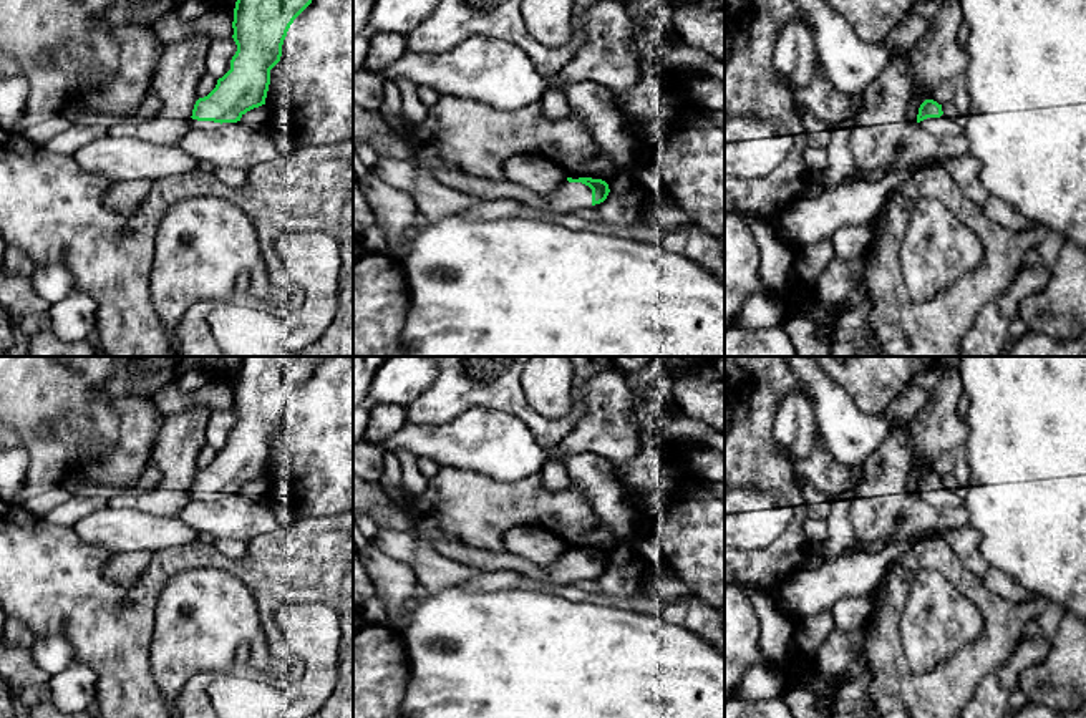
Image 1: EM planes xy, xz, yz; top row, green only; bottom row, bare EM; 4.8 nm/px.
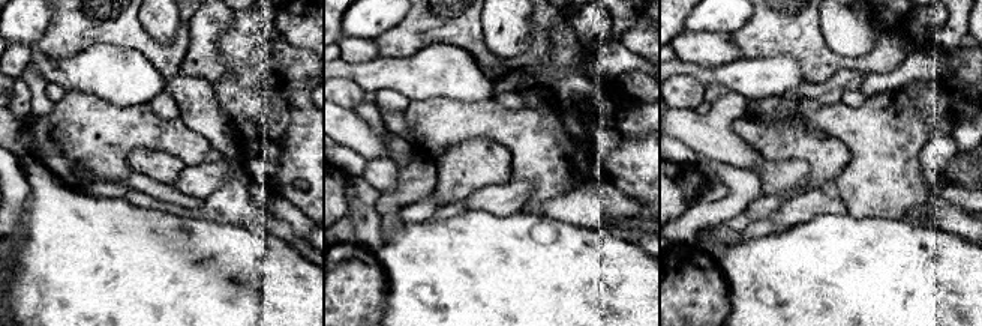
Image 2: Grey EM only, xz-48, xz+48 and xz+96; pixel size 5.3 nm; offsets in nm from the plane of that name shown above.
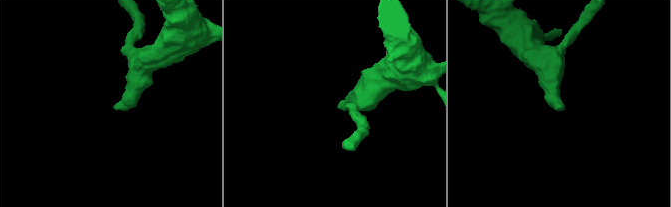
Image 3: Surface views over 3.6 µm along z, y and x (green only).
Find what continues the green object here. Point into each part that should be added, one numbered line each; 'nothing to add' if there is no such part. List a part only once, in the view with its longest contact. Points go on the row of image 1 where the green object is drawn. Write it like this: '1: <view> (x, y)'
1: xz (561, 206)

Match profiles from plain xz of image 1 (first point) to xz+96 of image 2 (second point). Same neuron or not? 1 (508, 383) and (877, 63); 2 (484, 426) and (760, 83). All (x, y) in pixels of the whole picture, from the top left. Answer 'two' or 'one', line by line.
1: one
2: one

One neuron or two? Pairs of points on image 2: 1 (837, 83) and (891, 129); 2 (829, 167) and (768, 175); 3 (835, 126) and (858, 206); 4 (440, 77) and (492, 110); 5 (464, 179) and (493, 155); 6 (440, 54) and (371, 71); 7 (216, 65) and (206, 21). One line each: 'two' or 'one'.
1: two
2: two
3: one
4: two
5: one
6: one
7: one

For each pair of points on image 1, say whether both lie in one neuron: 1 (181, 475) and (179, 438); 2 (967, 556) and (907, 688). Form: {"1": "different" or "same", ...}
{"1": "same", "2": "different"}

